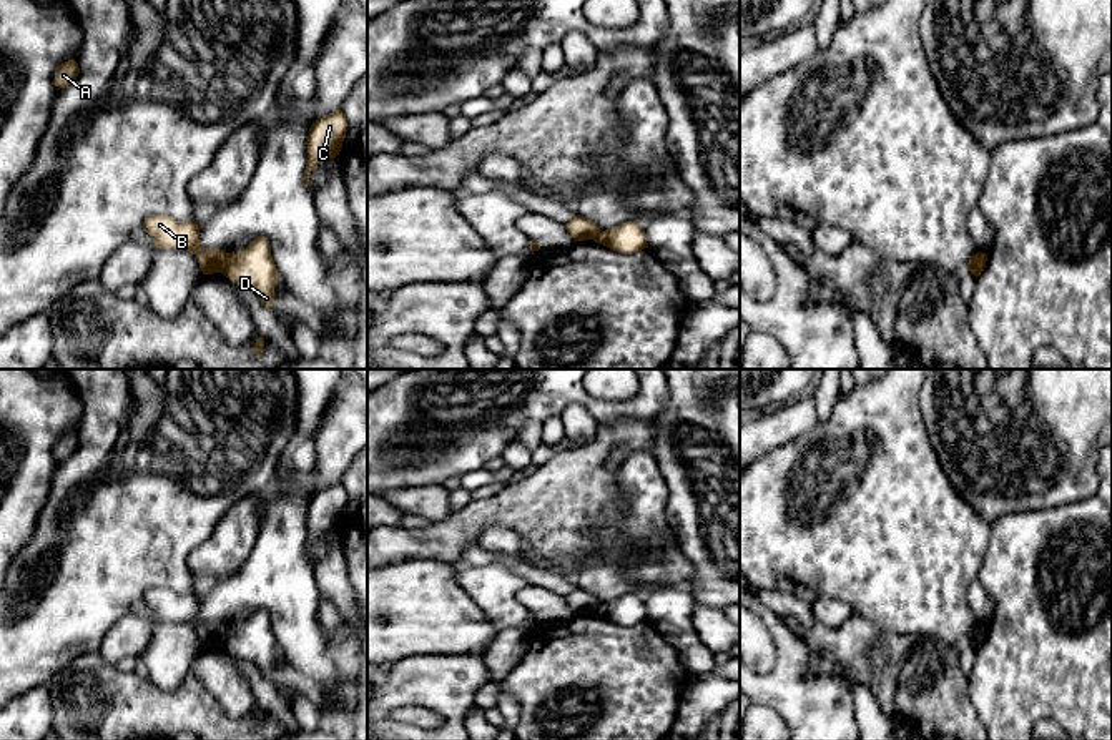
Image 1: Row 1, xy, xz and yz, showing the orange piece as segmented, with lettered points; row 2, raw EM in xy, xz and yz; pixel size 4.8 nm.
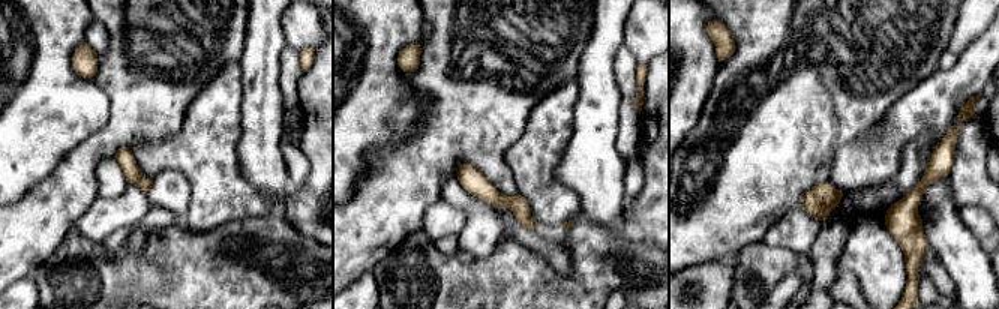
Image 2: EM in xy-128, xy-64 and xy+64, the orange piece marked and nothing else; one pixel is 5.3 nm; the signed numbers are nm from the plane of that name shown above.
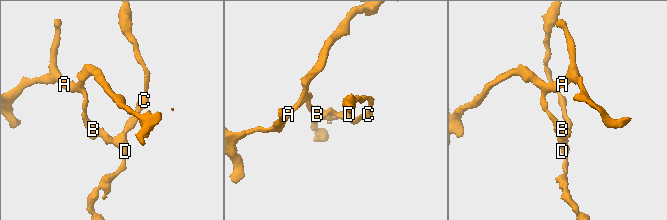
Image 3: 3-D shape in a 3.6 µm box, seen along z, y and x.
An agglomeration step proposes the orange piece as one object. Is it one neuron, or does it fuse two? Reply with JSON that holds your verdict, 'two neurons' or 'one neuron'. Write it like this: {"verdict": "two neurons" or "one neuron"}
{"verdict": "two neurons"}

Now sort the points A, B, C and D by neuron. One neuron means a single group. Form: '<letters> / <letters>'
A B / C D

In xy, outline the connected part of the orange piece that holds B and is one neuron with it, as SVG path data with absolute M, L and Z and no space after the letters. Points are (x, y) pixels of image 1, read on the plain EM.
M153 587L145 592L143 602L151 609L156 620L193 625L203 647L224 644L228 625L224 622L201 620L199 599L194 592L178 594L166 587Z

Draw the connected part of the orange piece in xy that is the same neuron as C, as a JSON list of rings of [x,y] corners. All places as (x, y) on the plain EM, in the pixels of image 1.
[[[336,482],[311,497],[308,507],[308,537],[304,544],[308,560],[311,560],[311,544],[326,530],[336,530],[339,527],[346,504],[347,491],[342,482]]]

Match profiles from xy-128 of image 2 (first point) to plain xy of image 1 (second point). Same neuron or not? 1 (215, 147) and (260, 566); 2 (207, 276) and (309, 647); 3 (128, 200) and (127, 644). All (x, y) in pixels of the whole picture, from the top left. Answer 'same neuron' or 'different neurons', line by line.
1: different neurons
2: different neurons
3: same neuron

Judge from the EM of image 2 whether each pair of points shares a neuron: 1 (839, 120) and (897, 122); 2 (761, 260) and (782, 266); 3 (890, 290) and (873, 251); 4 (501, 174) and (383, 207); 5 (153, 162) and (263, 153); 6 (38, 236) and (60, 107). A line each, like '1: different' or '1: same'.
1: different
2: same
3: same
4: same
5: different
6: different

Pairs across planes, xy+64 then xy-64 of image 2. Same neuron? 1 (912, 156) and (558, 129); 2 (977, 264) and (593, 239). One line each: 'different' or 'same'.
1: different
2: different

